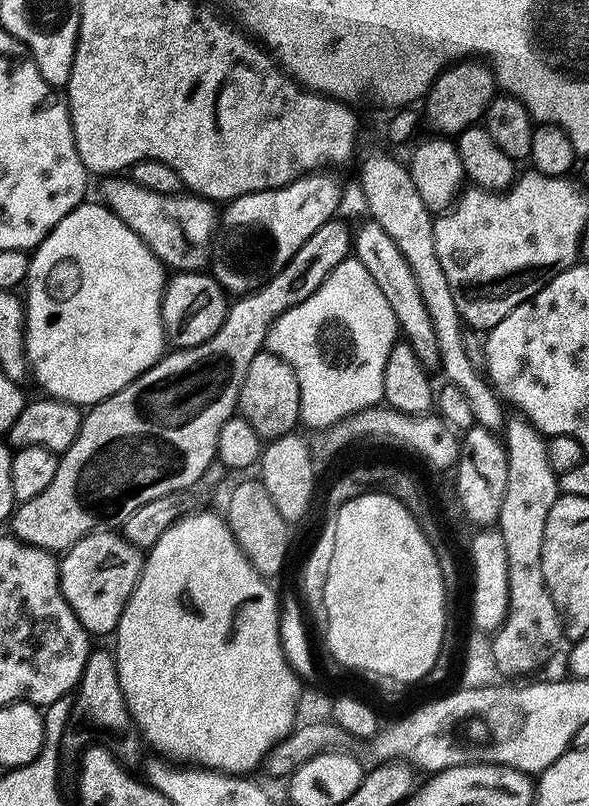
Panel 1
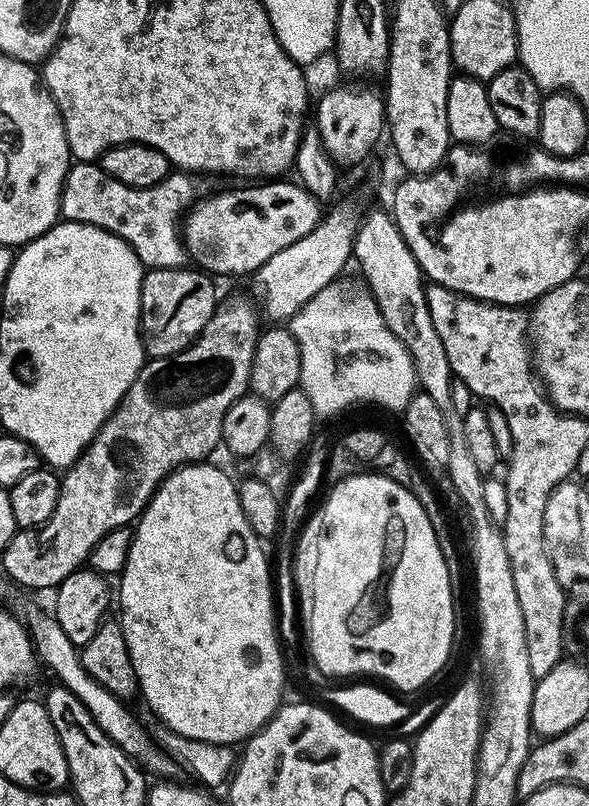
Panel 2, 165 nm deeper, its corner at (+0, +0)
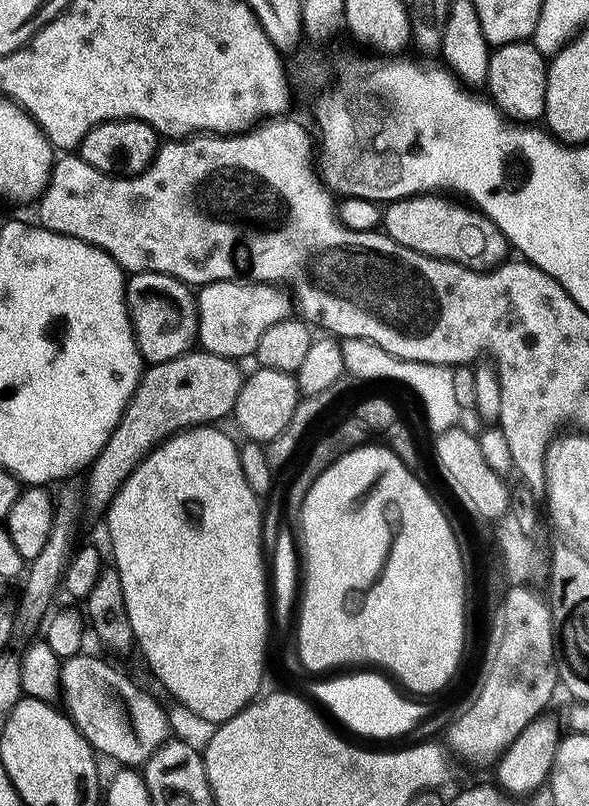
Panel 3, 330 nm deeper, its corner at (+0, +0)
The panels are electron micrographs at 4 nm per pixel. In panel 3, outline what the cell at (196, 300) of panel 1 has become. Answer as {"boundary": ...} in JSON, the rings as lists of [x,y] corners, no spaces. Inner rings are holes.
{"boundary":[[[134,272],[127,277],[124,296],[128,300],[128,317],[132,323],[132,333],[140,351],[141,361],[149,365],[170,362],[170,358],[183,356],[197,343],[197,297],[185,281],[177,280],[167,272]]]}

